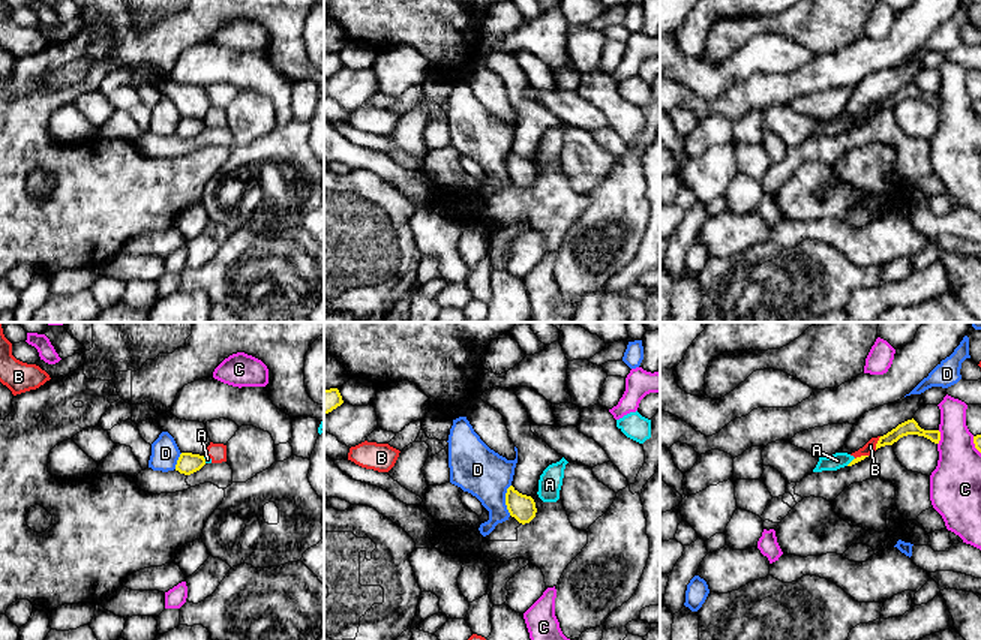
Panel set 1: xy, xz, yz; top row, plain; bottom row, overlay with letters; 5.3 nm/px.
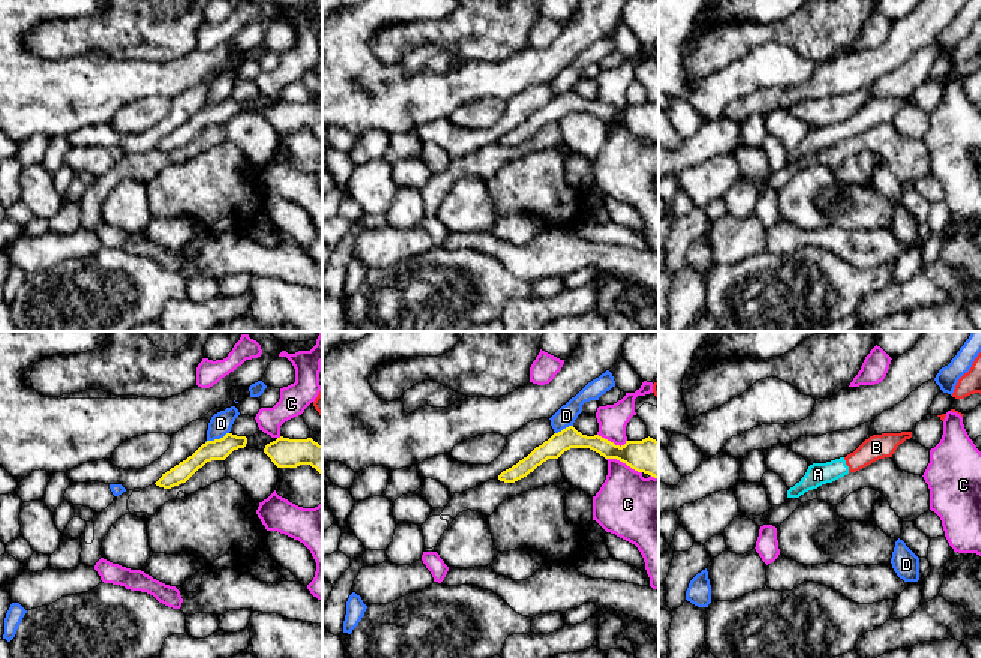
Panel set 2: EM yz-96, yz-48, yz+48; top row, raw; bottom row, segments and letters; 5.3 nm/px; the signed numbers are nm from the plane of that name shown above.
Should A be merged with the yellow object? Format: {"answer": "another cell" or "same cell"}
{"answer": "another cell"}

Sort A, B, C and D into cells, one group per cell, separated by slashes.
A B / C / D

